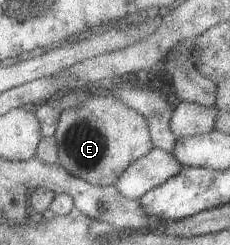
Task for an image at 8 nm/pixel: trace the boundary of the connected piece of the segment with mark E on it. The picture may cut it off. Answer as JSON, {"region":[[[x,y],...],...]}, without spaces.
{"region":[[[114,94],[96,95],[78,108],[65,110],[54,134],[58,139],[61,166],[98,186],[116,185],[132,163],[156,148],[147,117]]]}

